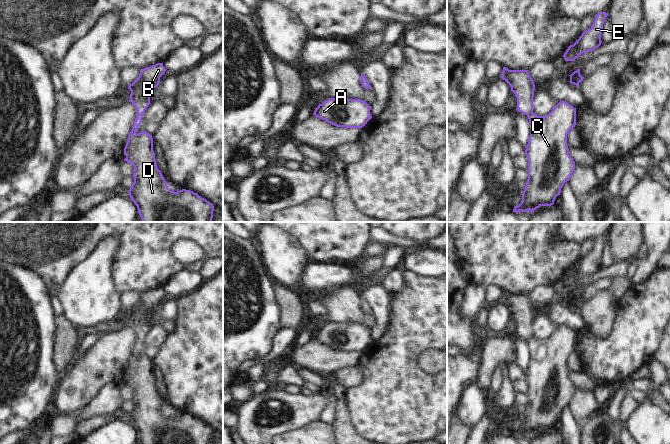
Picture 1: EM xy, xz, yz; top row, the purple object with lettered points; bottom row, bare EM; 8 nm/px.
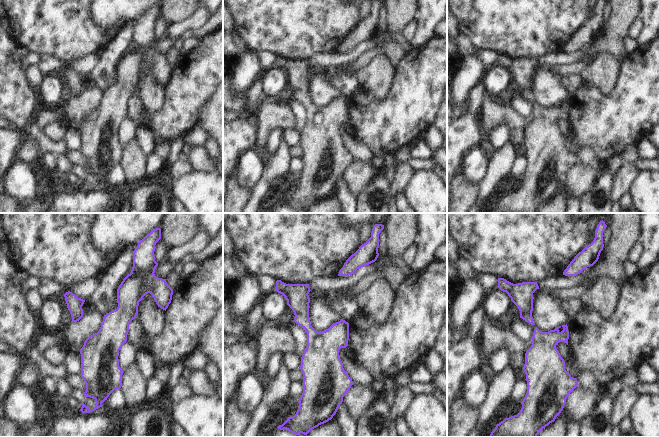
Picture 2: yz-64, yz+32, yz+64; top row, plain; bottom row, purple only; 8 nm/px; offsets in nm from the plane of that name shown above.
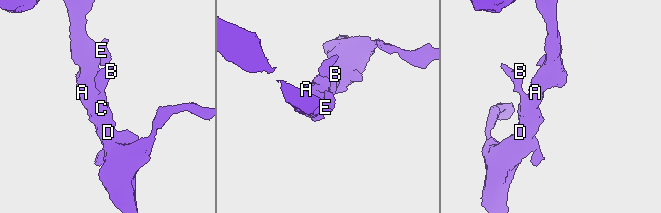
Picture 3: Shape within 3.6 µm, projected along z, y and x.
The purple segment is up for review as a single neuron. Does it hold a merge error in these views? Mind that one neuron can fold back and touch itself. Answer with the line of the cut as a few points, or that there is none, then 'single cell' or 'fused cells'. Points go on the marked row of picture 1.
cut none; single cell

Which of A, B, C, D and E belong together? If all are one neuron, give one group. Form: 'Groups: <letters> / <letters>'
Groups: A B C D E

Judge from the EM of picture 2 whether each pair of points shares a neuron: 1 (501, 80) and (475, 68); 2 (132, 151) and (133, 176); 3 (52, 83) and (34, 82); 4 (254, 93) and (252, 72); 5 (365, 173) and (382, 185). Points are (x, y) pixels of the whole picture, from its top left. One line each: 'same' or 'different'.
1: different
2: same
3: different
4: different
5: different

